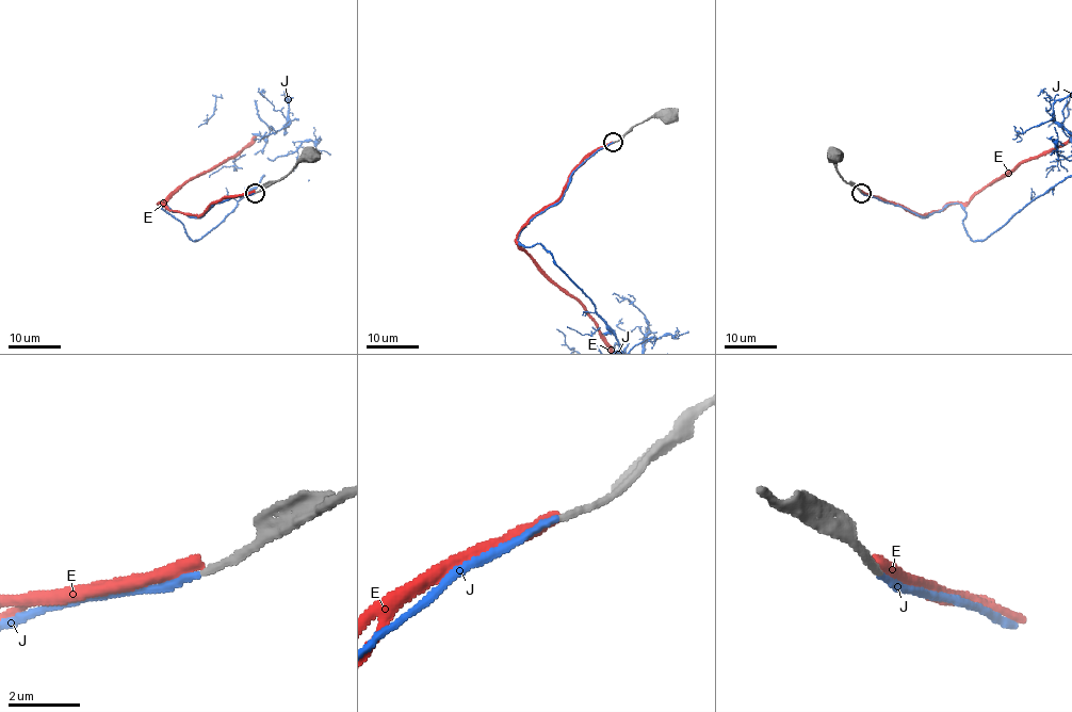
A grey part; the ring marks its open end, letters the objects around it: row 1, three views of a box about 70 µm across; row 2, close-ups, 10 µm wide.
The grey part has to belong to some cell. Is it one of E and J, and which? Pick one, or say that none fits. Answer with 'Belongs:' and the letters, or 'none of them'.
Belongs: J

